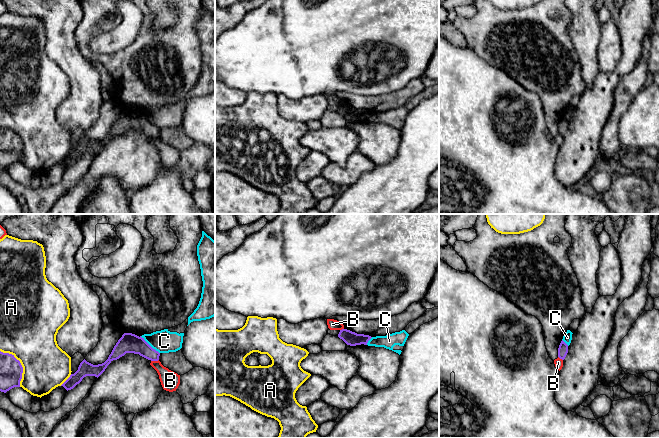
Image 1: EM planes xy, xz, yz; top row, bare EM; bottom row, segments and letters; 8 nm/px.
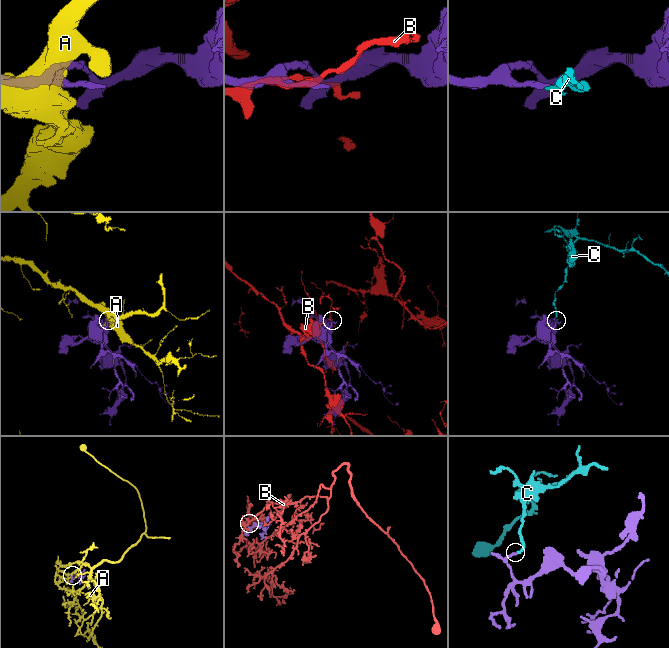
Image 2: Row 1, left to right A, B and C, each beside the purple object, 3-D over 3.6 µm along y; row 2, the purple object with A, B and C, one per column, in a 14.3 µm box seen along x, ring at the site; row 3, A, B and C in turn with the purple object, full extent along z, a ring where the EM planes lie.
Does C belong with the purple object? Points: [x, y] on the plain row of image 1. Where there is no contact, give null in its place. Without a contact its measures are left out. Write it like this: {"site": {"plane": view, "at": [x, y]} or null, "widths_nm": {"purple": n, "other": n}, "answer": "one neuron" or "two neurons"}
{"site": {"plane": "xy", "at": [149, 121]}, "widths_nm": {"purple": 160, "other": 190}, "answer": "two neurons"}

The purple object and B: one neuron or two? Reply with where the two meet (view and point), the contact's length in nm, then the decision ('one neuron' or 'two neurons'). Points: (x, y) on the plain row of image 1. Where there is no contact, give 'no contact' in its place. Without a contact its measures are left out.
meets purple in xy at (154, 136); contact 70 nm long; one neuron

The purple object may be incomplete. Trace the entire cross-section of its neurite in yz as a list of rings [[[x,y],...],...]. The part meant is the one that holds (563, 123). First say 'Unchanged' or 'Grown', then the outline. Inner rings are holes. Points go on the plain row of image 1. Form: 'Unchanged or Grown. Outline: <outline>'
Grown. Outline: [[[562,116],[558,124],[558,134],[554,136],[555,143],[560,147],[563,143],[563,136],[568,129],[568,121]]]

